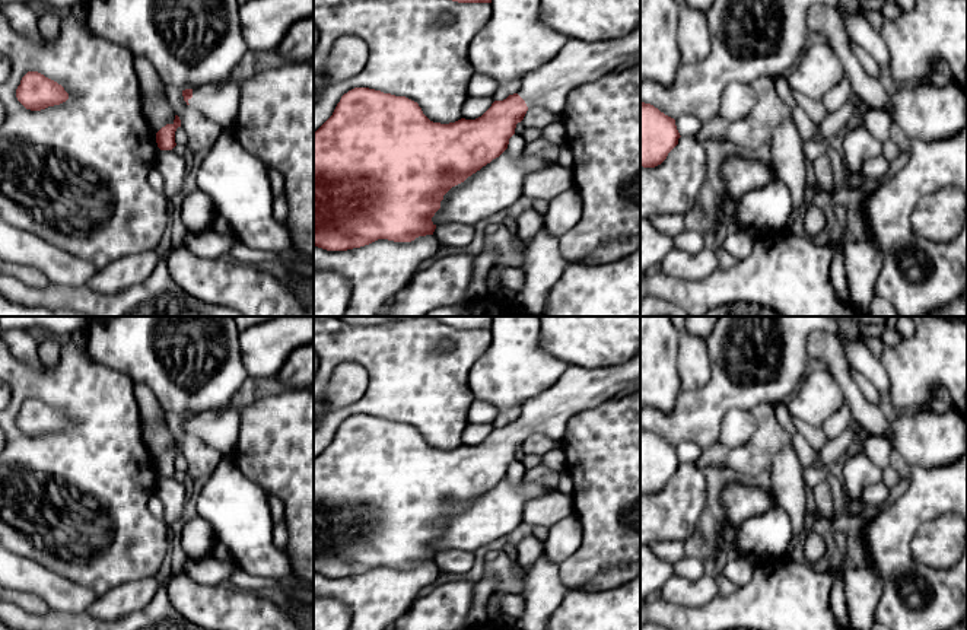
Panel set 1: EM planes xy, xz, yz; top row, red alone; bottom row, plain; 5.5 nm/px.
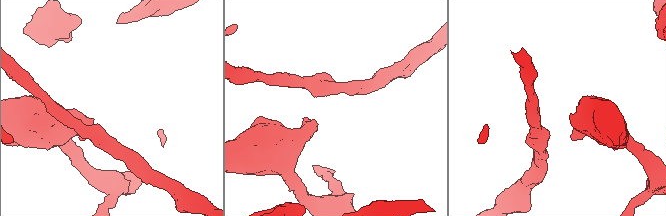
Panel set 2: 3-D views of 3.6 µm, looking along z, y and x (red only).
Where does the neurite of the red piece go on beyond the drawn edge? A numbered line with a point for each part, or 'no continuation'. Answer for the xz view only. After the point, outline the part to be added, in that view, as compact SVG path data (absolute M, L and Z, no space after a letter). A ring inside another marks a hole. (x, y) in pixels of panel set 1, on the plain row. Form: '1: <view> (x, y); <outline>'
1: xz (579, 390); M640 353L632 360L599 369L569 366L563 376L540 395L521 405L516 419L528 436L541 433L562 448L567 421L599 407L621 392L640 386Z

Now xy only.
1: xy (219, 429); M228 405L220 410L206 410L193 416L188 426L191 435L200 438L222 455L233 452L239 440L241 413L239 408Z

